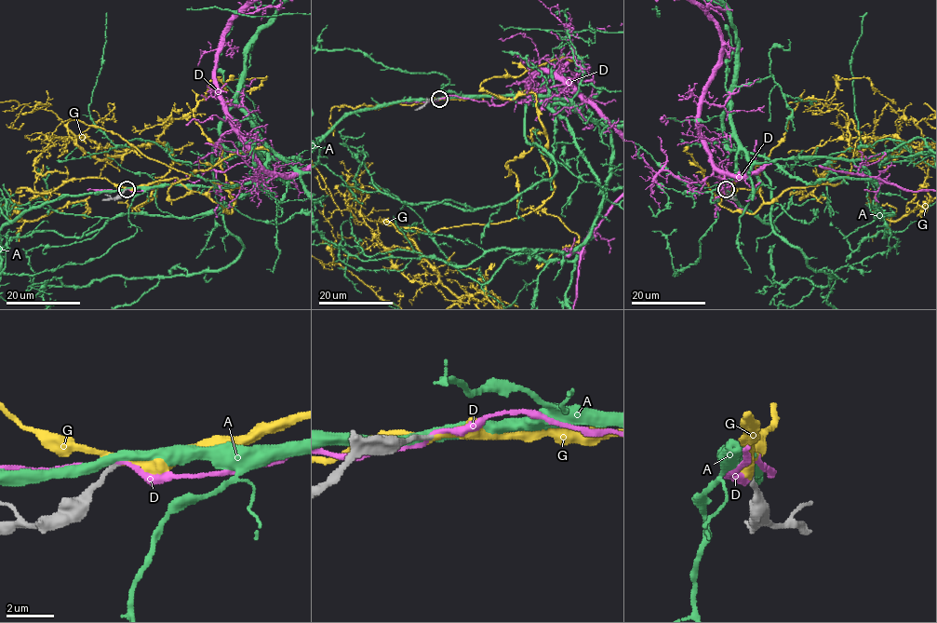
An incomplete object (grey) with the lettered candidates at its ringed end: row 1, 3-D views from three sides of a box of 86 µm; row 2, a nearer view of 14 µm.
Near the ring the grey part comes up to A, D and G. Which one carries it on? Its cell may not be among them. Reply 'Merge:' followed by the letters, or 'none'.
Merge: G

